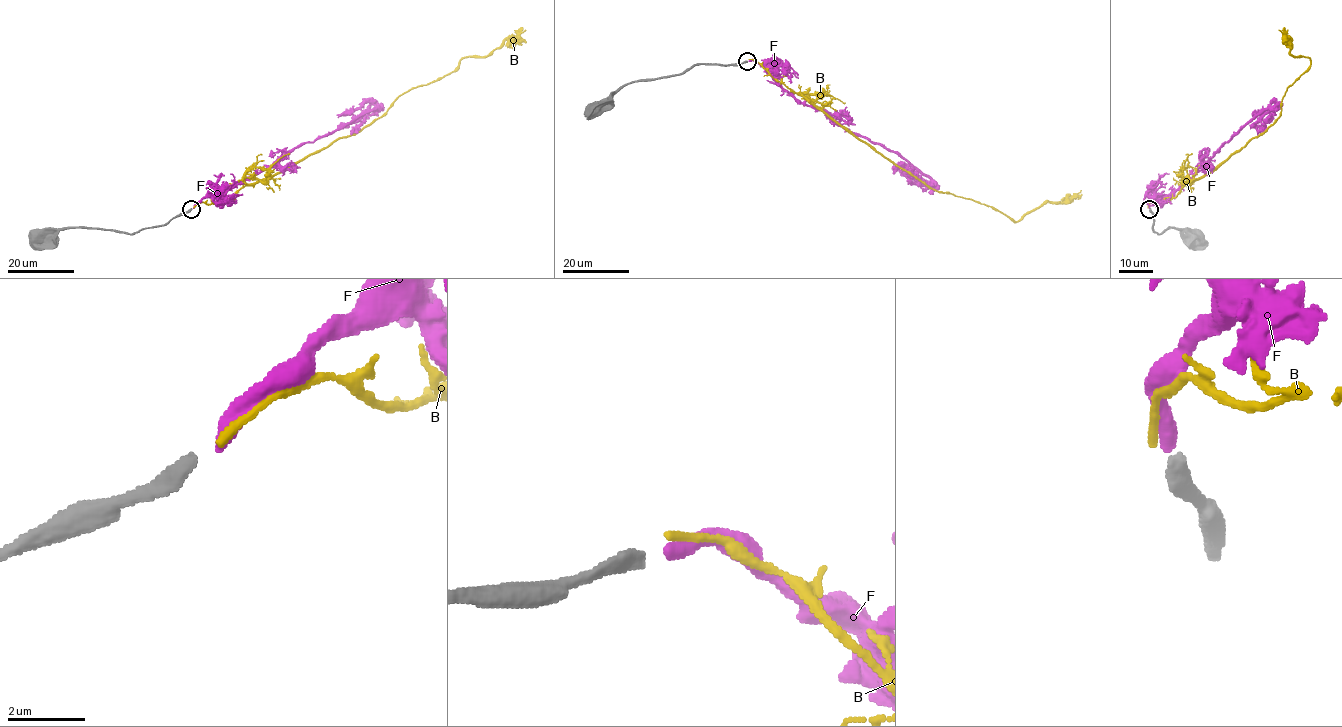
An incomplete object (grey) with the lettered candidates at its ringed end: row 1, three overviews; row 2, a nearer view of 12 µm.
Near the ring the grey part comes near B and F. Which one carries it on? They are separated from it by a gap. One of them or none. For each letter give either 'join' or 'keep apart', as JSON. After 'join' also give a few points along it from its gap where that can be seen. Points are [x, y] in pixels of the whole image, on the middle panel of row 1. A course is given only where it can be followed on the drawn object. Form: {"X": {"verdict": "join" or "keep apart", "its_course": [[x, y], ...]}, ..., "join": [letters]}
{"B": {"verdict": "keep apart"}, "F": {"verdict": "join", "its_course": [[749, 60], [765, 67], [799, 101], [825, 111], [841, 127], [898, 152], [931, 184], [920, 184], [893, 164]]}, "join": ["F"]}

